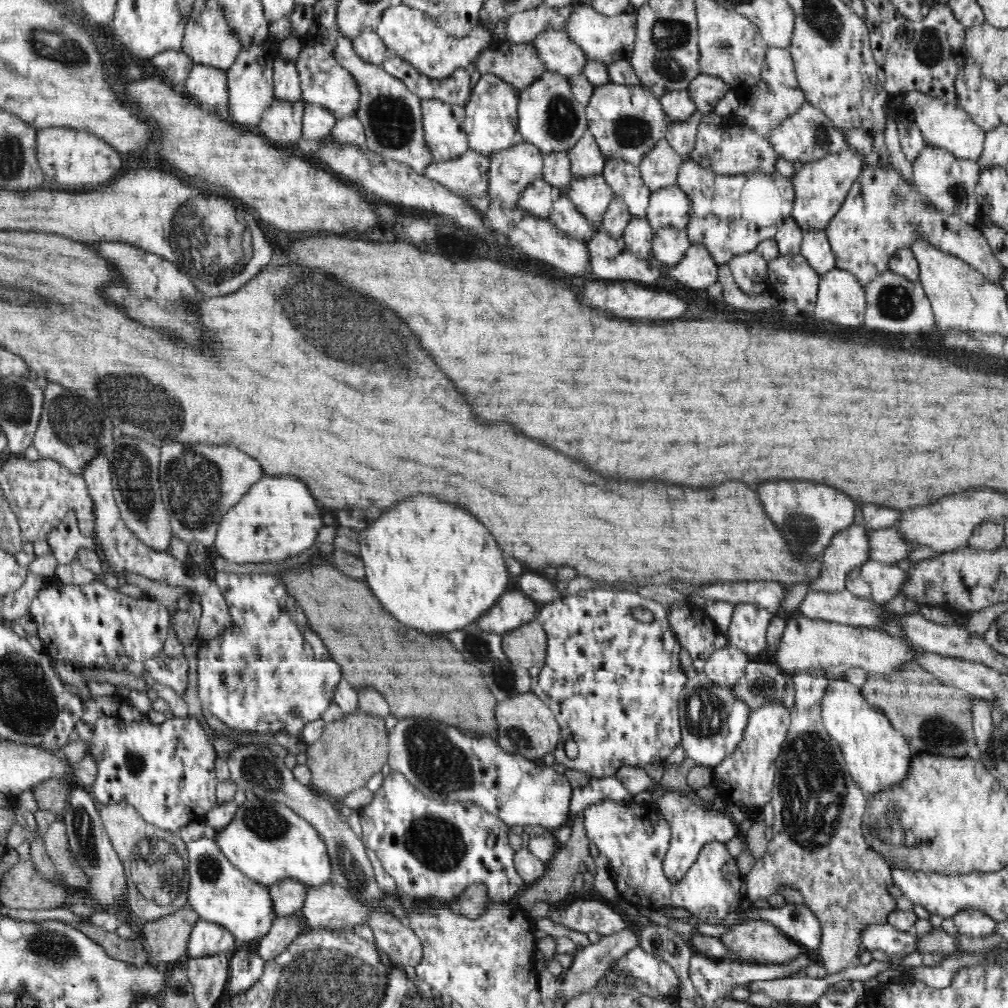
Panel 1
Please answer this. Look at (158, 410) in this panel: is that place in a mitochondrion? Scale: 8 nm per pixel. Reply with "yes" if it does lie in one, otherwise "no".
yes

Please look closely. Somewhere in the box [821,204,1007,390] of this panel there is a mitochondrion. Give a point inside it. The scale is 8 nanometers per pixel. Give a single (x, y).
(894, 303)

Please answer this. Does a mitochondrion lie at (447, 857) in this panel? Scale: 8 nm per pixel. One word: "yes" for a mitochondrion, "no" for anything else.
yes

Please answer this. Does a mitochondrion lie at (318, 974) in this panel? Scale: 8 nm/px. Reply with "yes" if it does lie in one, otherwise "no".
yes

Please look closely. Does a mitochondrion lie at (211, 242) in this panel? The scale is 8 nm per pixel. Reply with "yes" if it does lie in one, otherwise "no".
yes

